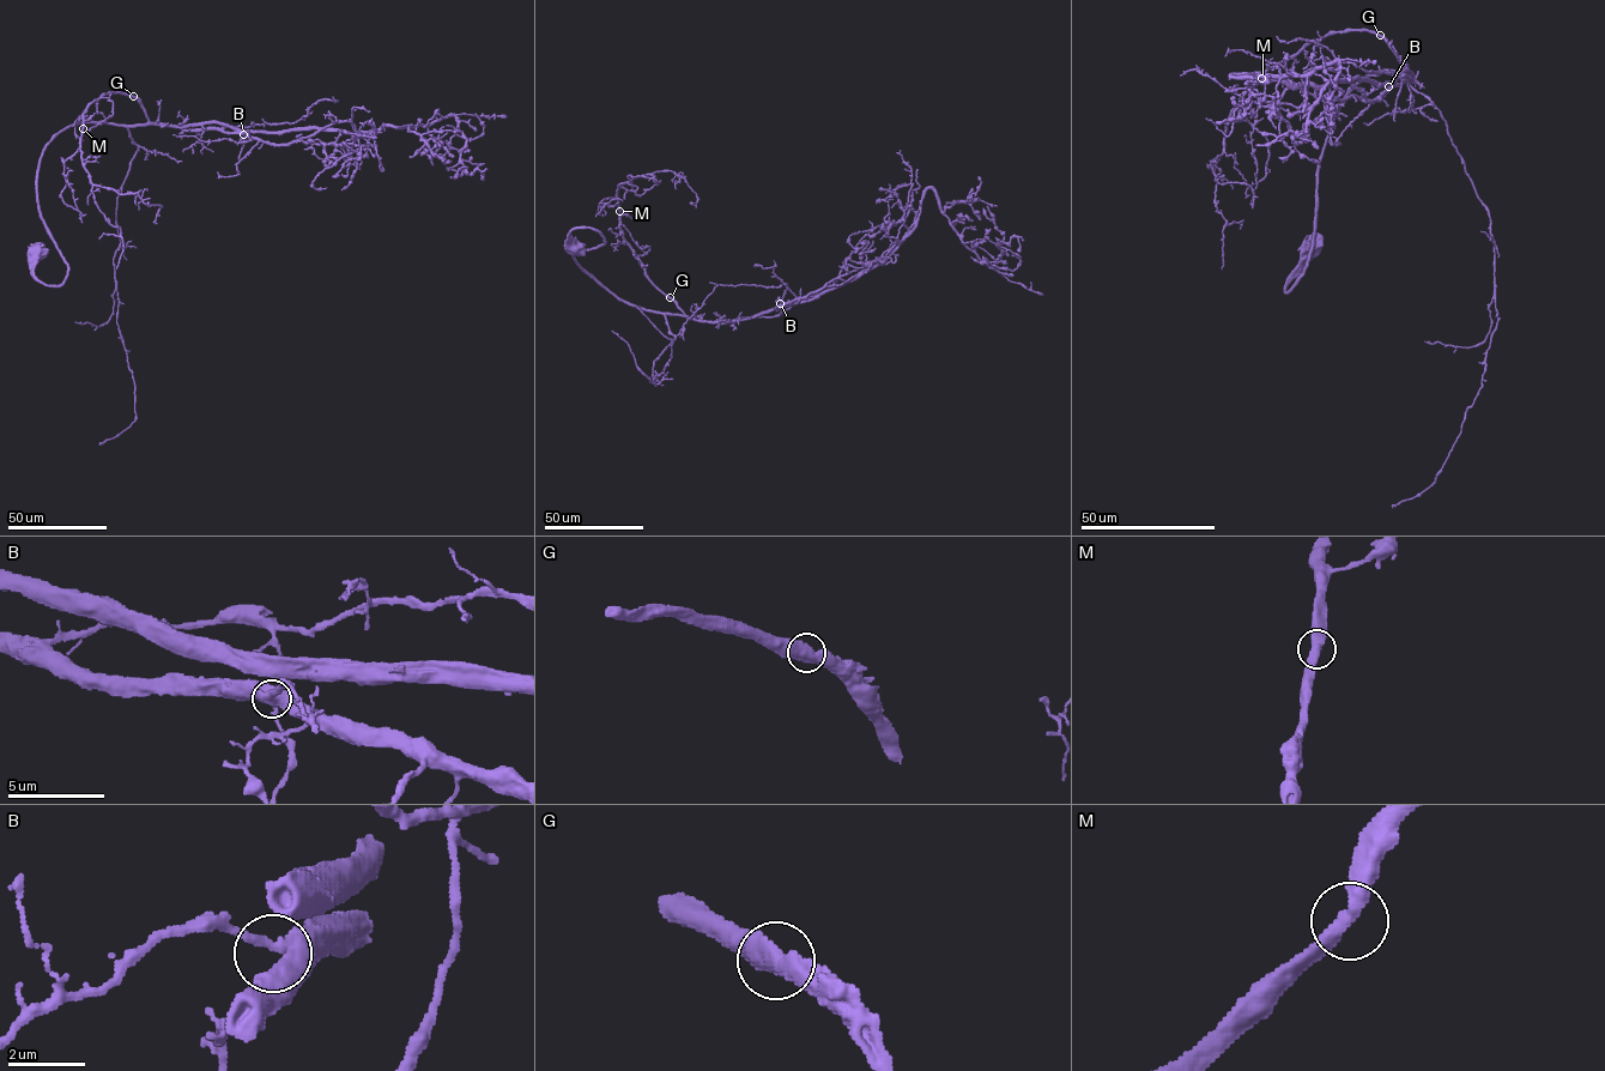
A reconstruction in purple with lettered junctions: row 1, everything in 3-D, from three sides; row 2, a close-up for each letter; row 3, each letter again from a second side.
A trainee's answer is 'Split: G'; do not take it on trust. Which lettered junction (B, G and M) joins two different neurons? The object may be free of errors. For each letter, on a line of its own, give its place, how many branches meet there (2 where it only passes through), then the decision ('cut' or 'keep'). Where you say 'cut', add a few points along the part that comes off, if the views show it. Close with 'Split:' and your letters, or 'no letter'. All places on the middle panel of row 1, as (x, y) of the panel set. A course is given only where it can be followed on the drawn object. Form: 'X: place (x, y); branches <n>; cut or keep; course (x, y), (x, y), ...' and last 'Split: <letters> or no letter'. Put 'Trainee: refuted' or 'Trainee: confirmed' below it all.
B: place (780, 303); branches 2; keep
G: place (670, 297); branches 2; keep
M: place (619, 211); branches 2; keep
Split: no letter
Trainee: refuted

